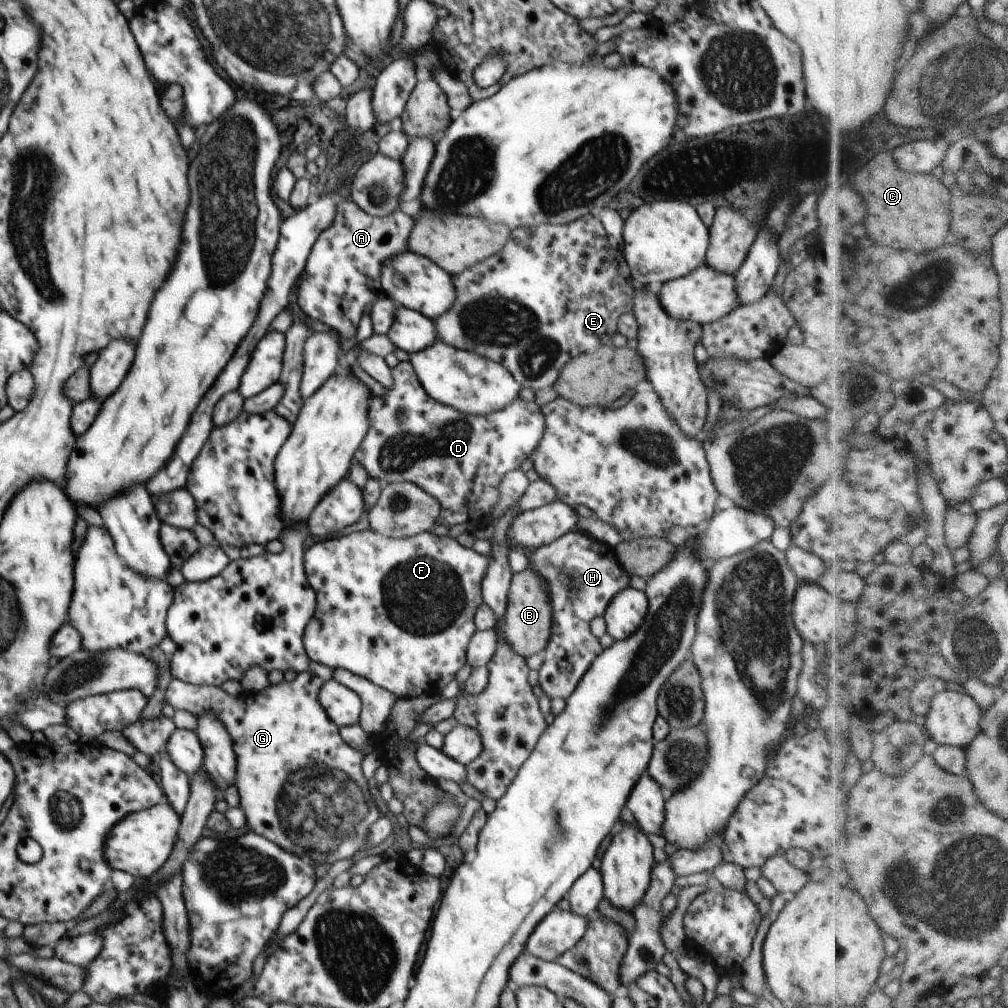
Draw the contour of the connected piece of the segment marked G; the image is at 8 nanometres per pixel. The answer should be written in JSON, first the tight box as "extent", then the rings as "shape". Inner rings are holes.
{"extent":[164,670,379,866],"shape":[[[308,670],[298,673],[292,682],[283,680],[277,686],[270,684],[262,692],[244,691],[239,697],[231,697],[222,687],[172,679],[164,701],[174,710],[187,710],[195,717],[212,711],[226,725],[237,758],[234,785],[239,792],[239,807],[244,811],[253,833],[264,836],[300,858],[308,854],[316,864],[326,862],[332,866],[334,862],[352,857],[366,848],[366,834],[379,819],[379,811],[363,773],[364,754],[342,740],[339,726],[330,720],[319,703],[318,693],[322,685],[322,679]]]}

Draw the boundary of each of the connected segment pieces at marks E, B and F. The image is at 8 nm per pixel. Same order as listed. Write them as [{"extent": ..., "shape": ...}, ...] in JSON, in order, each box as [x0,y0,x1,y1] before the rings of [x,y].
[{"extent":[433,214,637,391],"shape":[[[591,214],[561,225],[545,224],[535,227],[518,227],[512,230],[511,234],[512,236],[508,237],[508,242],[506,242],[504,248],[451,277],[455,288],[455,301],[450,310],[433,318],[435,333],[438,341],[463,351],[474,352],[493,360],[495,363],[502,364],[513,374],[513,377],[522,387],[530,387],[534,391],[542,388],[549,389],[557,381],[567,362],[577,356],[603,347],[605,344],[611,344],[612,336],[617,332],[620,316],[633,312],[634,291],[637,286],[631,276],[630,266],[625,259],[624,252],[609,244],[608,235],[601,220]]]},{"extent":[494,567,553,658],"shape":[[[532,567],[519,573],[513,573],[508,591],[507,611],[502,621],[498,621],[494,630],[499,640],[506,641],[521,657],[530,658],[536,652],[547,647],[553,627],[553,606],[549,582]]]},{"extent":[303,529,491,699],"shape":[[[368,529],[357,531],[342,537],[329,537],[310,545],[304,551],[303,565],[309,585],[315,590],[318,598],[317,611],[310,618],[305,628],[303,645],[310,660],[329,666],[334,671],[344,669],[361,676],[390,692],[400,699],[413,699],[428,694],[434,697],[439,691],[455,679],[456,672],[467,664],[467,646],[472,635],[477,631],[475,625],[476,609],[483,603],[481,582],[486,574],[491,558],[484,556],[472,548],[458,543],[454,538],[438,536],[432,530],[421,532],[419,535],[405,539],[395,539],[384,536],[379,532]]]}]

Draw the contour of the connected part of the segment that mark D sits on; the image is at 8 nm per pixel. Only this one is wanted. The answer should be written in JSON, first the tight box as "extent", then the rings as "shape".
{"extent":[355,361,545,529],"shape":[[[400,361],[391,373],[391,387],[382,396],[371,396],[369,400],[368,430],[355,452],[355,459],[366,469],[369,477],[383,485],[412,483],[433,496],[441,506],[438,524],[448,528],[462,522],[470,522],[472,529],[486,526],[491,521],[490,511],[499,499],[501,478],[508,471],[520,468],[543,437],[545,418],[541,407],[534,401],[518,398],[496,412],[485,415],[463,413],[434,400],[424,390],[410,361]]]}

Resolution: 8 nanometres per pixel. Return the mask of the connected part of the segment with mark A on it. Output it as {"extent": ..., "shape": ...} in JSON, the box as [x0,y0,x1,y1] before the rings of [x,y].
{"extent":[295,198,413,338],"shape":[[[351,198],[340,199],[332,224],[320,233],[297,280],[295,302],[304,316],[322,321],[341,338],[354,338],[368,304],[383,293],[381,266],[385,260],[407,251],[413,217],[400,208],[385,217],[366,214]]]}

